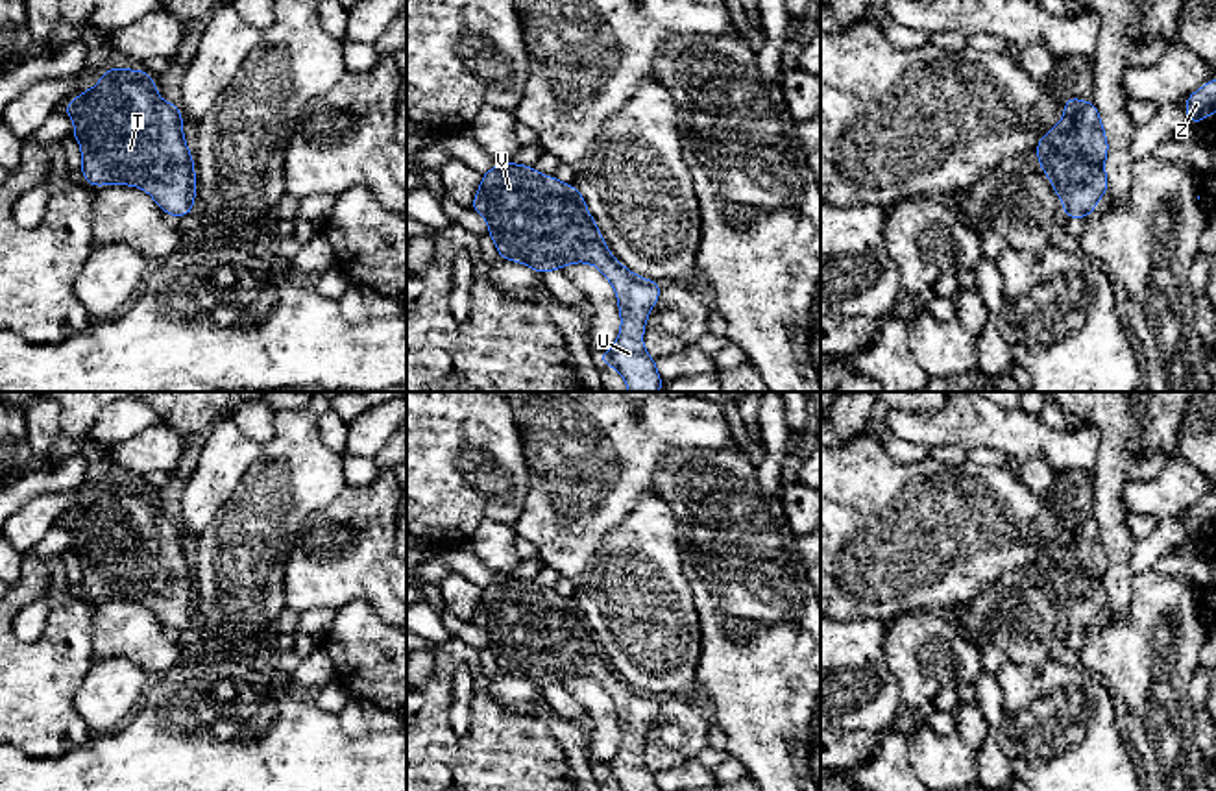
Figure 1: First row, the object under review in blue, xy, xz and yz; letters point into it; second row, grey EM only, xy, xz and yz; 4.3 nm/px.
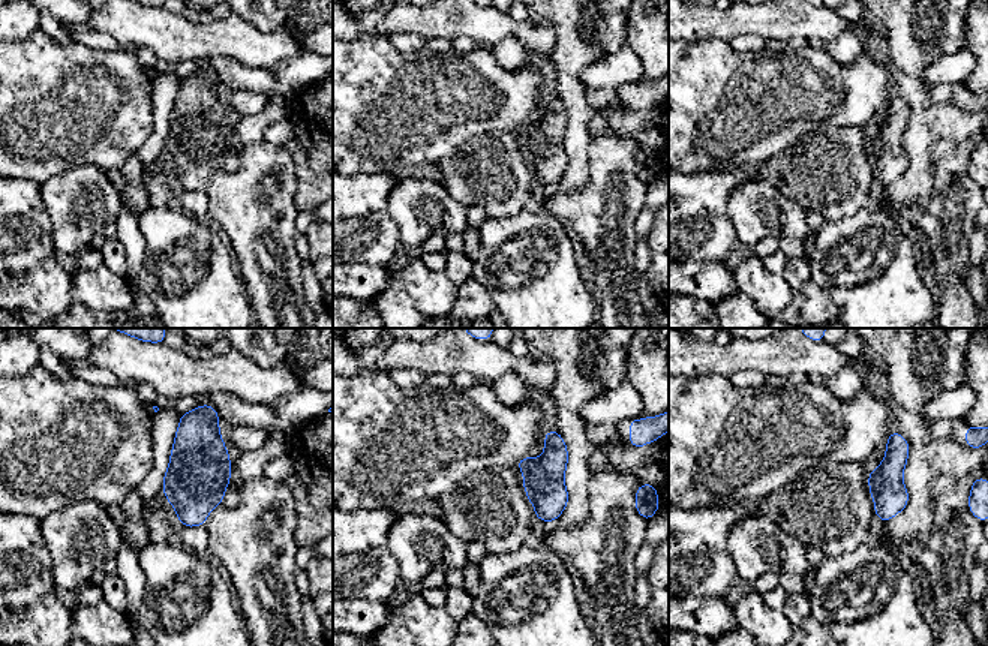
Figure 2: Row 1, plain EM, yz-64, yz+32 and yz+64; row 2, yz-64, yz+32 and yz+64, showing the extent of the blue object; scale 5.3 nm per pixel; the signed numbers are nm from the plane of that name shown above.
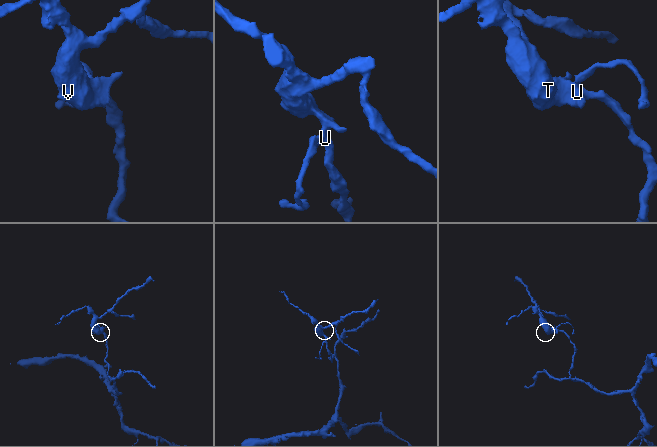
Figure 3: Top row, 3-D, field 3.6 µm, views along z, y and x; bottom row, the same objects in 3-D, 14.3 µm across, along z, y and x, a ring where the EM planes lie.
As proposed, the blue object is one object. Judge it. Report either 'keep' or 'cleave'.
keep

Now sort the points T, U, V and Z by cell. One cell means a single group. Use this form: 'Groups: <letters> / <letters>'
Groups: T U V Z

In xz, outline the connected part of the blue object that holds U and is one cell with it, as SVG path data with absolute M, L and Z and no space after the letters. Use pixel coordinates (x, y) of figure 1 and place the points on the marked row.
M497 164L482 174L471 209L488 220L488 235L506 261L541 275L571 262L597 266L614 286L621 314L619 336L599 355L599 364L614 366L628 392L658 392L663 386L641 340L662 285L638 277L608 251L575 183L564 185L532 166Z

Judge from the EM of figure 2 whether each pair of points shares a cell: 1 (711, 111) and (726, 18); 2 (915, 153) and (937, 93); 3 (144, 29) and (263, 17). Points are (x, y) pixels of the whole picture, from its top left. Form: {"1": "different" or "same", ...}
{"1": "different", "2": "different", "3": "different"}

